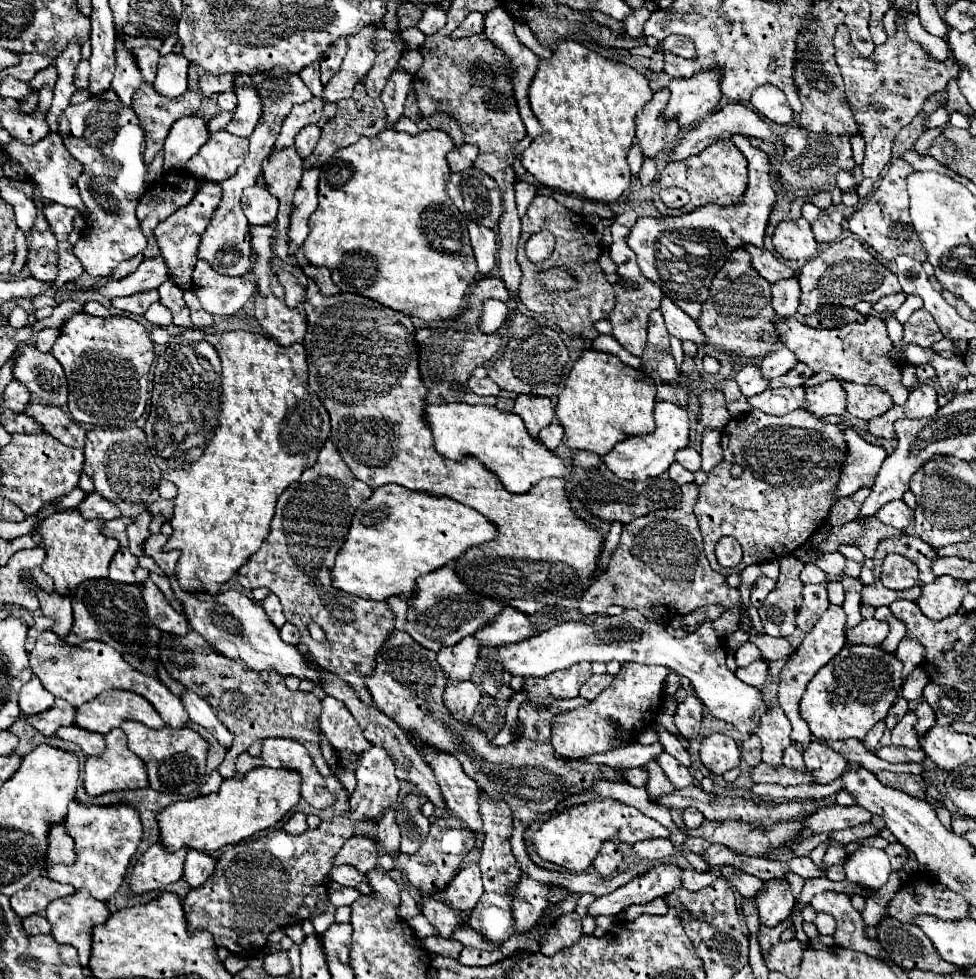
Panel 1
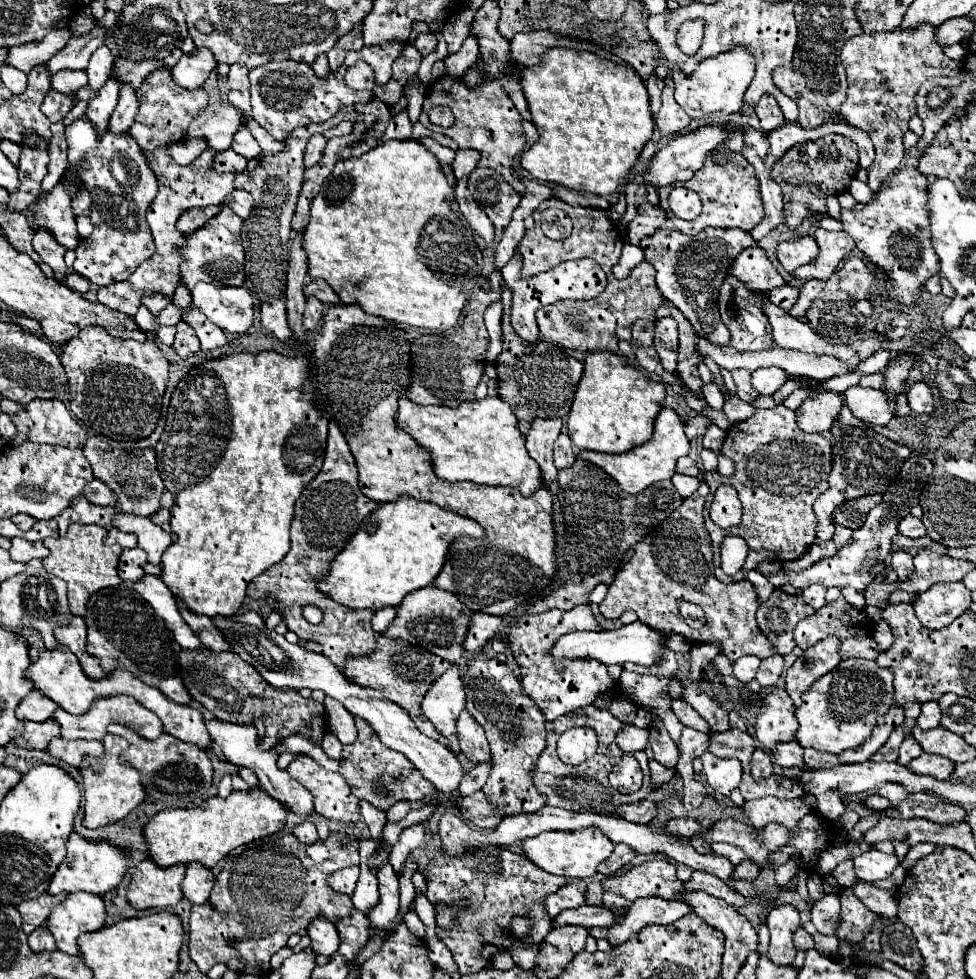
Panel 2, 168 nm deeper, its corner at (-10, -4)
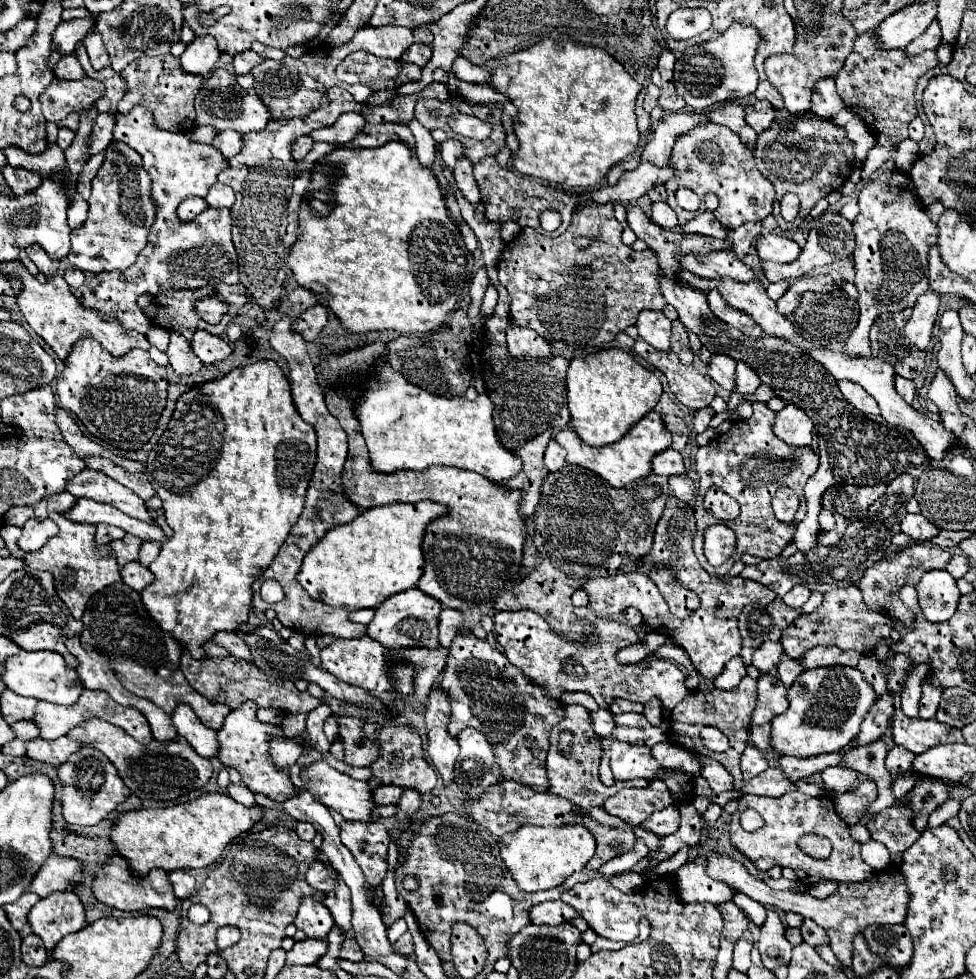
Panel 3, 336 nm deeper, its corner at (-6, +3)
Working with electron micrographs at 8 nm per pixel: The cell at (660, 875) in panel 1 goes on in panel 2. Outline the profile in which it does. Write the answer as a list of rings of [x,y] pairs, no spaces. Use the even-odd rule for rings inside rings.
[[[580,906],[574,910],[562,910],[552,920],[552,928],[558,928],[558,926],[582,926],[582,928],[602,926],[602,928],[610,928],[614,924],[614,920],[616,920],[616,916],[602,906]]]

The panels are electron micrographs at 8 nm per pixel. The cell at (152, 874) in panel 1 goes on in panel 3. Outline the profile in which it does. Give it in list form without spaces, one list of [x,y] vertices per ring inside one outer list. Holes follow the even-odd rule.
[[[114,855],[108,865],[98,871],[94,887],[92,887],[94,895],[98,897],[98,901],[120,909],[120,911],[140,911],[140,909],[148,909],[148,907],[162,907],[162,909],[176,909],[178,901],[172,893],[172,885],[170,885],[170,877],[164,869],[152,869],[146,877],[136,877],[128,865],[128,861],[120,855]]]

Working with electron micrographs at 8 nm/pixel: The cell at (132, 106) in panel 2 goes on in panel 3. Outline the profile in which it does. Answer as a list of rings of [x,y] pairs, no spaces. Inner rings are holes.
[[[100,113],[100,117],[96,117],[94,129],[92,129],[92,145],[90,145],[92,155],[104,151],[106,145],[112,141],[114,125],[116,125],[116,115],[114,113]]]

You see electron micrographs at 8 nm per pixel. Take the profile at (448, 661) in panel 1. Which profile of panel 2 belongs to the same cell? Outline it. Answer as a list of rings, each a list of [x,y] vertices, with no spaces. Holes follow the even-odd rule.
[[[454,664],[448,668],[426,692],[422,702],[422,712],[434,724],[434,728],[448,738],[450,750],[458,756],[458,738],[456,738],[456,720],[464,710],[466,694],[462,688],[460,668]]]

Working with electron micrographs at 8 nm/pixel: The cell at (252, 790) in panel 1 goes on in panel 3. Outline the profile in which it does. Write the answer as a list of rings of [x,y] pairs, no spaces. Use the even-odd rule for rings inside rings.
[[[204,793],[198,799],[180,803],[180,805],[128,811],[116,821],[116,827],[112,829],[110,837],[116,843],[118,853],[130,861],[130,867],[136,875],[146,875],[154,867],[162,867],[164,871],[198,869],[198,867],[212,865],[220,857],[220,853],[228,845],[228,841],[232,841],[240,833],[254,827],[260,819],[262,819],[262,807],[258,807],[258,805],[244,807],[226,793]]]

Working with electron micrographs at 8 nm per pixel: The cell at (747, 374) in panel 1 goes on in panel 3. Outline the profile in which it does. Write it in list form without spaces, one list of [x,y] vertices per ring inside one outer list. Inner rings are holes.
[[[714,355],[710,361],[710,371],[708,375],[720,383],[726,391],[734,391],[734,375],[736,375],[736,361],[728,355]]]

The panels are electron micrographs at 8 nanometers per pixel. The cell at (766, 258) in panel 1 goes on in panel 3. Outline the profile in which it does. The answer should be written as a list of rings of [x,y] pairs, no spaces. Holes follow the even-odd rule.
[[[732,249],[714,251],[710,255],[706,255],[704,259],[700,259],[696,255],[684,255],[682,267],[704,279],[726,279],[728,277],[728,279],[740,281],[740,283],[758,281],[756,271],[752,267],[748,267],[744,261],[740,261]]]

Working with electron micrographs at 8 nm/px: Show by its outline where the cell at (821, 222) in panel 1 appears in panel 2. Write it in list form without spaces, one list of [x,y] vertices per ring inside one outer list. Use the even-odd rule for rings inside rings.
[[[818,228],[814,232],[814,240],[818,242],[820,254],[810,264],[794,270],[792,278],[826,280],[834,274],[838,264],[842,260],[846,260],[850,256],[850,252],[854,250],[854,238],[846,232],[828,232],[824,228]]]

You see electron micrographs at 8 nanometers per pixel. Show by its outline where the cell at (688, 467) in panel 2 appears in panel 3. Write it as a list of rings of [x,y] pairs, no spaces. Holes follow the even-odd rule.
[[[666,449],[662,453],[658,453],[658,457],[654,457],[654,465],[652,465],[652,471],[656,475],[682,475],[686,473],[686,467],[682,463],[682,455],[680,451],[674,451],[674,449]]]

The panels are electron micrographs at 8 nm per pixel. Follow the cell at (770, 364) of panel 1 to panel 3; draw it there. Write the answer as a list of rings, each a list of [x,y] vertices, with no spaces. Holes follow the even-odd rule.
[[[738,361],[736,365],[736,391],[746,395],[746,393],[754,393],[758,387],[760,387],[760,377],[758,373],[754,373],[754,369],[744,363],[744,361]]]

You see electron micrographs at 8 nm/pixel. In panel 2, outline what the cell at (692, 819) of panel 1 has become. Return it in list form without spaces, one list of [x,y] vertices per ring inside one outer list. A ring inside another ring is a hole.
[[[674,818],[674,820],[666,822],[666,830],[670,834],[674,834],[674,836],[690,838],[696,832],[700,832],[700,824],[696,820],[692,820],[692,818]]]

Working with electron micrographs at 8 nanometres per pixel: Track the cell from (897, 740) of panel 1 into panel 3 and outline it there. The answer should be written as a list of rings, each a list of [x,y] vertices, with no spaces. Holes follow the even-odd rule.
[[[894,745],[888,751],[888,757],[886,757],[886,769],[890,773],[898,773],[898,769],[910,769],[912,767],[912,759],[914,759],[914,753],[908,753],[900,745]]]

